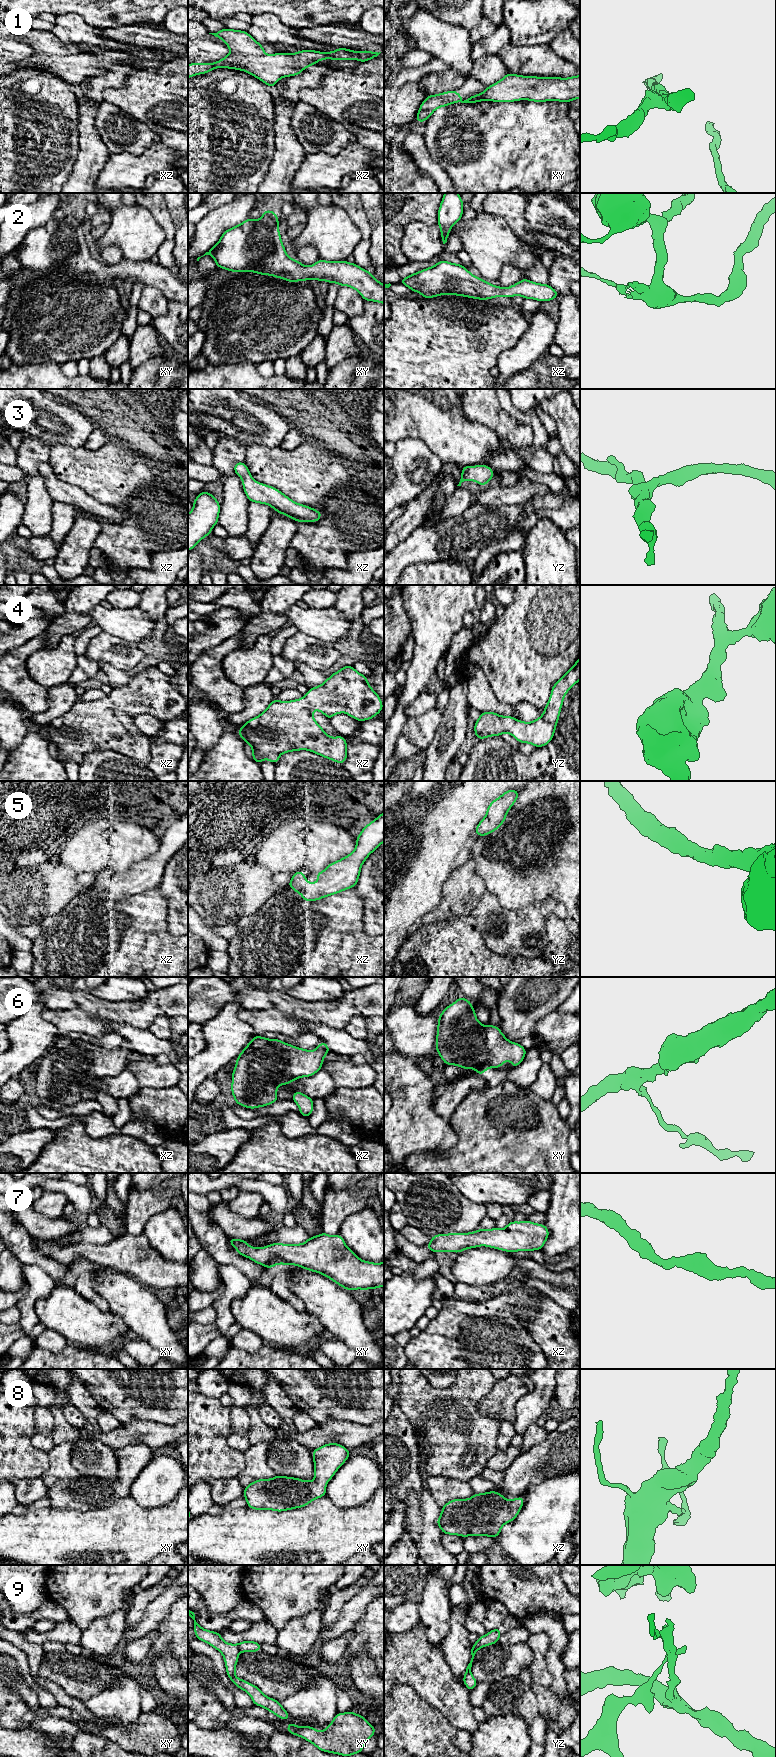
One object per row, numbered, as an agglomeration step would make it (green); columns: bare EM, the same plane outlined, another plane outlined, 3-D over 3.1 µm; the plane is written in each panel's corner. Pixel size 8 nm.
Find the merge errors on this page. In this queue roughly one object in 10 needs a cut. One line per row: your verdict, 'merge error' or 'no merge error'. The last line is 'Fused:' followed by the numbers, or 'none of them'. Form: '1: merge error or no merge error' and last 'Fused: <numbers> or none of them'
1: no merge error
2: no merge error
3: no merge error
4: no merge error
5: no merge error
6: no merge error
7: no merge error
8: no merge error
9: merge error
Fused: 9

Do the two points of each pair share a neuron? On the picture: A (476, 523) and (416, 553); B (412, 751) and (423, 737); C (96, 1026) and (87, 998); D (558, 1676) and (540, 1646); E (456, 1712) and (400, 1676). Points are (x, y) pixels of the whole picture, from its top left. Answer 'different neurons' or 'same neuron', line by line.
A: same neuron
B: different neurons
C: different neurons
D: different neurons
E: same neuron

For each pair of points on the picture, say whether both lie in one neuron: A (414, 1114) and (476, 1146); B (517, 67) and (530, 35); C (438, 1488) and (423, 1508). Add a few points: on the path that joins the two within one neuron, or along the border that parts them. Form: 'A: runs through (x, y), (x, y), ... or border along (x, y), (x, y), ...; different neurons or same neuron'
A: border along (448, 1120), (456, 1136), (456, 1142), (442, 1155); different neurons
B: border along (510, 42), (516, 45), (549, 44); different neurons
C: border along (428, 1476), (426, 1480), (427, 1488), (441, 1508); different neurons

